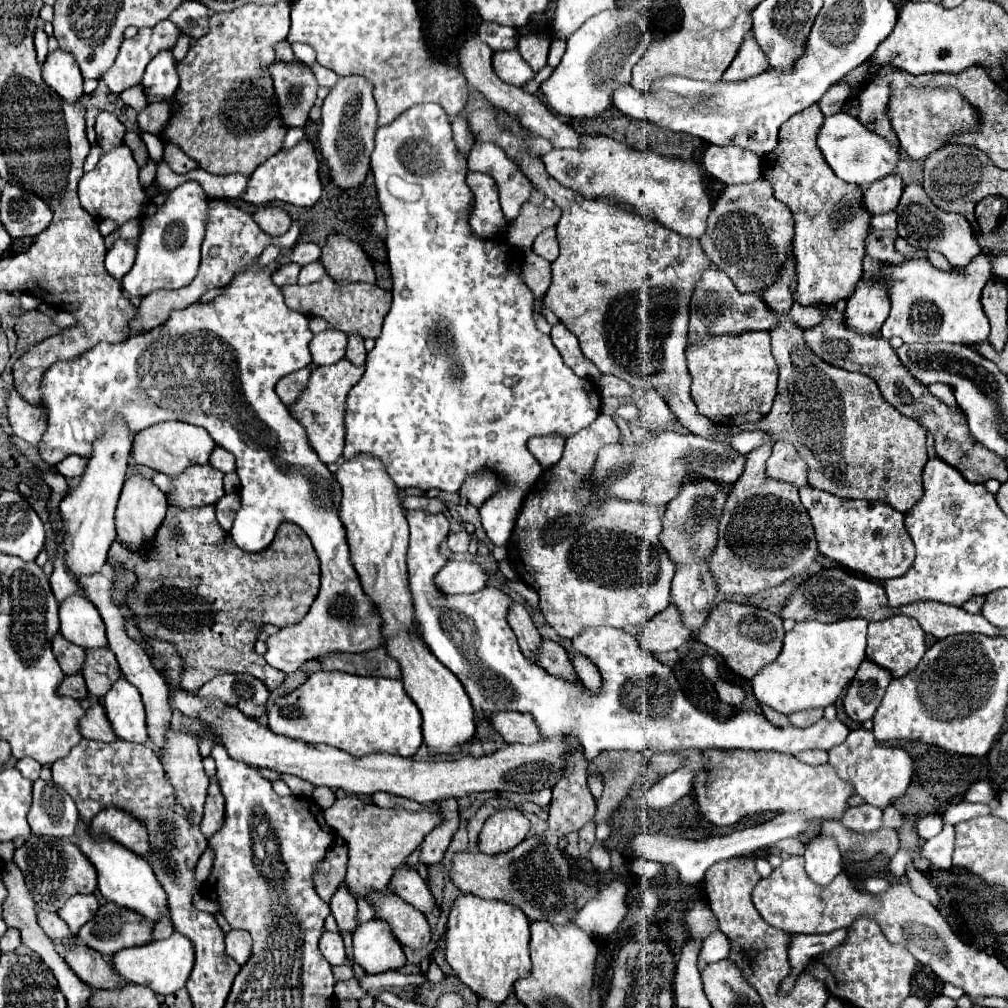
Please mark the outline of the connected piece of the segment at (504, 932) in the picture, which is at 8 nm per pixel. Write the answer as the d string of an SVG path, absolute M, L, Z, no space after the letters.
M462 894L454 900L448 916L446 960L454 974L478 996L504 1002L512 984L530 972L528 918L520 908L502 900Z

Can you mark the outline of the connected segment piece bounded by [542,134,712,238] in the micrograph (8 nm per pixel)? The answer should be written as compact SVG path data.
M586 134L578 148L550 150L542 156L542 162L554 180L586 200L612 200L632 208L636 214L654 216L662 226L688 238L700 238L706 232L706 218L712 203L706 193L703 167L694 160L670 158L658 152L638 152L610 136Z

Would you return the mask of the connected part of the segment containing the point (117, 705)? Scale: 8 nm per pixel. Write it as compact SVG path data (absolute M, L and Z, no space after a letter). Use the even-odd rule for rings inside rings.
M124 676L114 682L114 686L102 698L102 704L106 710L106 718L110 720L110 726L120 740L140 744L148 740L142 696Z

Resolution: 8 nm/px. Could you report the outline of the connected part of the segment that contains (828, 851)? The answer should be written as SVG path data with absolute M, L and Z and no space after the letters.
M818 834L814 840L810 840L810 844L806 844L804 860L808 876L820 886L830 884L832 878L842 872L840 850L834 846L834 838L826 838L824 834Z

